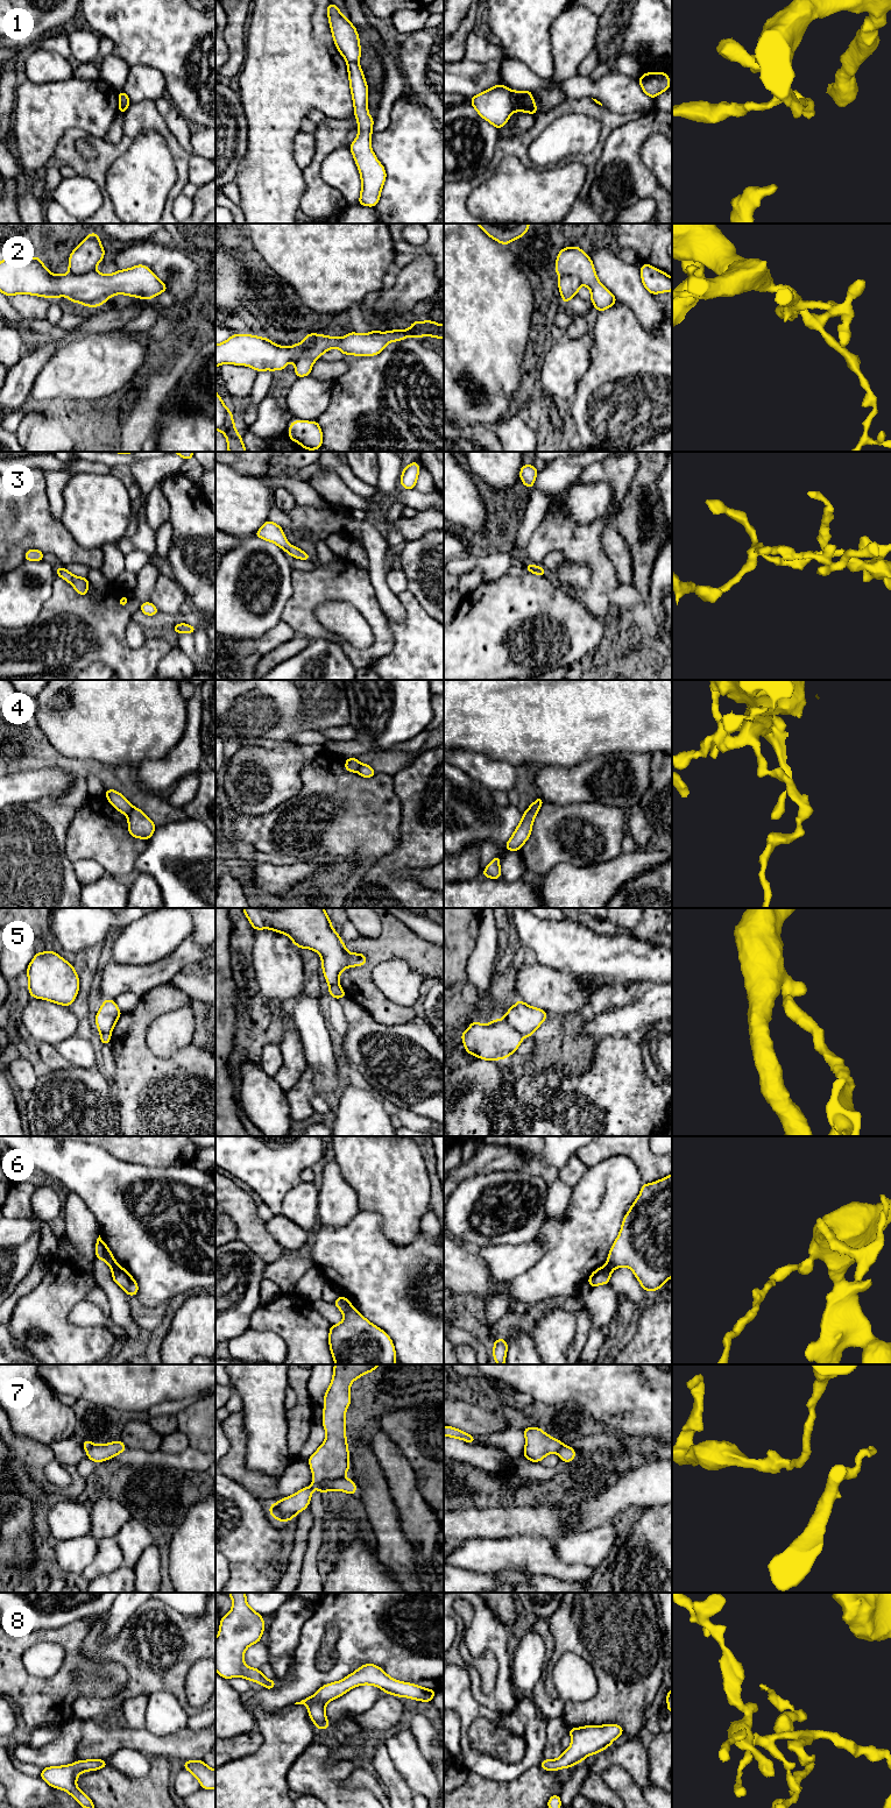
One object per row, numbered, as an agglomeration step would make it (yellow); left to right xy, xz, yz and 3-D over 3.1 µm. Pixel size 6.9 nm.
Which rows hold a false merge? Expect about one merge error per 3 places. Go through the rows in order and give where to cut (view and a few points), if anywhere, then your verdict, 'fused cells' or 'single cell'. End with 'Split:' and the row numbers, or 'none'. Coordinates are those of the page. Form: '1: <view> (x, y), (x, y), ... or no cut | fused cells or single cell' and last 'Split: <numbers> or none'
1: yz (510, 91), (510, 104), (514, 110) | fused cells
2: xy (93, 269), (80, 274), (69, 271) | fused cells
3: no cut | single cell
4: xy (132, 806), (127, 815) | fused cells
5: yz (503, 1019), (523, 1036) | fused cells
6: yz (606, 1264), (612, 1270) | fused cells
7: xz (343, 1476), (322, 1480), (316, 1487) | fused cells
8: no cut | single cell
Split: 1, 2, 4, 5, 6, 7

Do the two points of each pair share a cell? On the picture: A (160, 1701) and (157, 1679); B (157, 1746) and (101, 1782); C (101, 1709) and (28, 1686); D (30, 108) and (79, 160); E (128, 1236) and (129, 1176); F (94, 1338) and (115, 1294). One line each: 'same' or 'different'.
A: different
B: different
C: different
D: different
E: same
F: different

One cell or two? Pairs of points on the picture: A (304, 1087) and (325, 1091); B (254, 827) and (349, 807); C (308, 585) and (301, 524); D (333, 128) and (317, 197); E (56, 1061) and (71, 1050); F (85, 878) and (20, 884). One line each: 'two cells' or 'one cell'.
A: two cells
B: one cell
C: two cells
D: one cell
E: two cells
F: two cells

